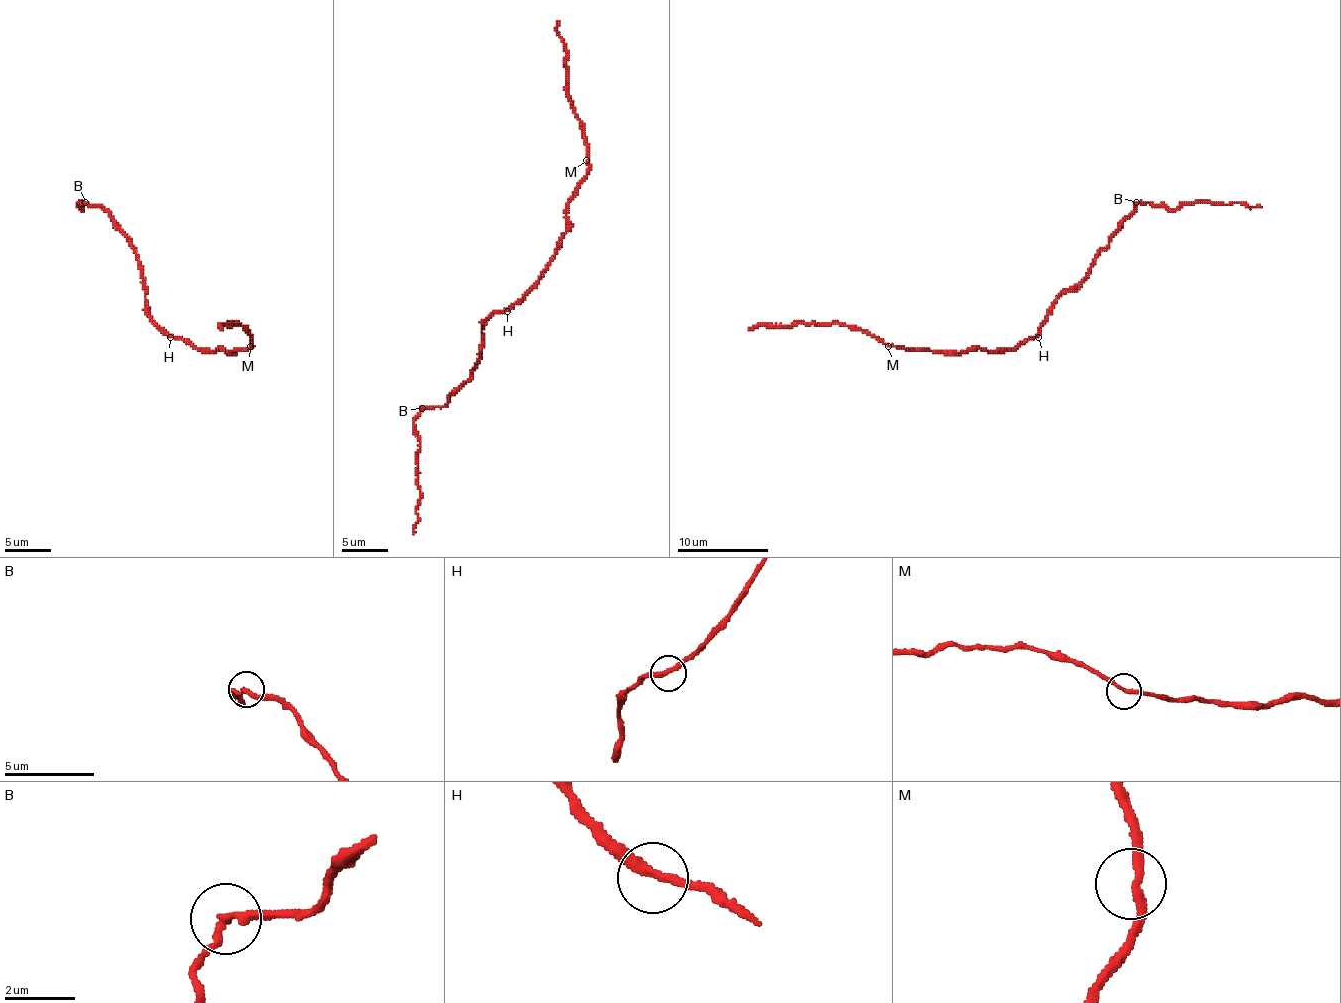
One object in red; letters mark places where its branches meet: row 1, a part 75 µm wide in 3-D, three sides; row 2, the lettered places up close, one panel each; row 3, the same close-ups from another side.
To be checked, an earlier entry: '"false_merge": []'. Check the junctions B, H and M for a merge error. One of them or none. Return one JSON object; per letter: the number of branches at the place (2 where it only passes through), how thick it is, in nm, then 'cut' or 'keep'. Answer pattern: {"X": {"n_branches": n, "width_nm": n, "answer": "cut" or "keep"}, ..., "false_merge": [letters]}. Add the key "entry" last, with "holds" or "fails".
{"B": {"n_branches": 2, "width_nm": 240, "answer": "cut"}, "H": {"n_branches": 2, "width_nm": 280, "answer": "keep"}, "M": {"n_branches": 2, "width_nm": 240, "answer": "keep"}, "false_merge": ["B"], "entry": "fails"}

